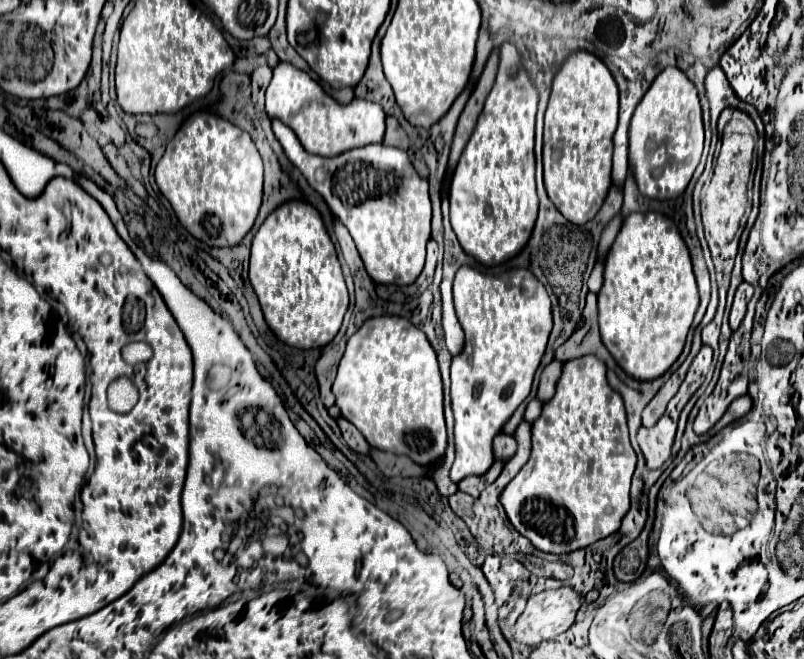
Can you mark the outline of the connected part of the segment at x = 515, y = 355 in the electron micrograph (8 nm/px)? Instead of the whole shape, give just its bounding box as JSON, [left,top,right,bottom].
[450,266,552,482]

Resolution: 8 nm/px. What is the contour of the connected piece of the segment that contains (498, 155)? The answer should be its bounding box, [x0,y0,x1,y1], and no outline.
[450,44,538,266]

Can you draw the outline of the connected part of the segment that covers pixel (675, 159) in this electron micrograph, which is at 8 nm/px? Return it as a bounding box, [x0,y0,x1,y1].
[630,68,704,200]

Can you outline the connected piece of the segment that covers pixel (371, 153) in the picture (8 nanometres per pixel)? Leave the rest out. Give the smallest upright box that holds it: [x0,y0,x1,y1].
[272,120,432,284]

